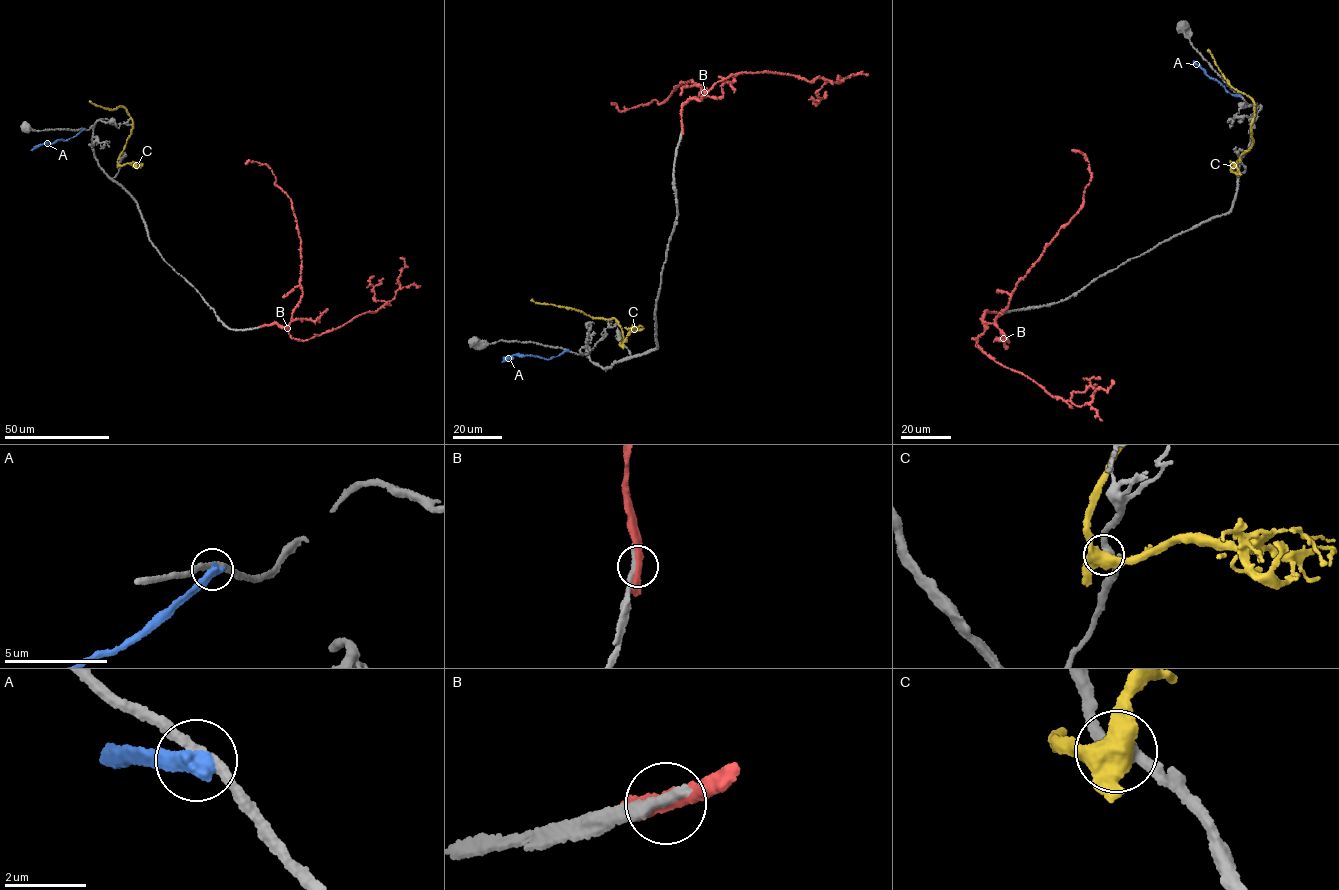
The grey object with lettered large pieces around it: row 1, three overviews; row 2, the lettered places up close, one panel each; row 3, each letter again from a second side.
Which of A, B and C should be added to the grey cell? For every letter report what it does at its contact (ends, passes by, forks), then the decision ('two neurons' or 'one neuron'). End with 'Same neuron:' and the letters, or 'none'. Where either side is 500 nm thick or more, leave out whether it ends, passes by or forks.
A: two neurons
B: it passes by; two neurons
C: two neurons
Same neuron: none

